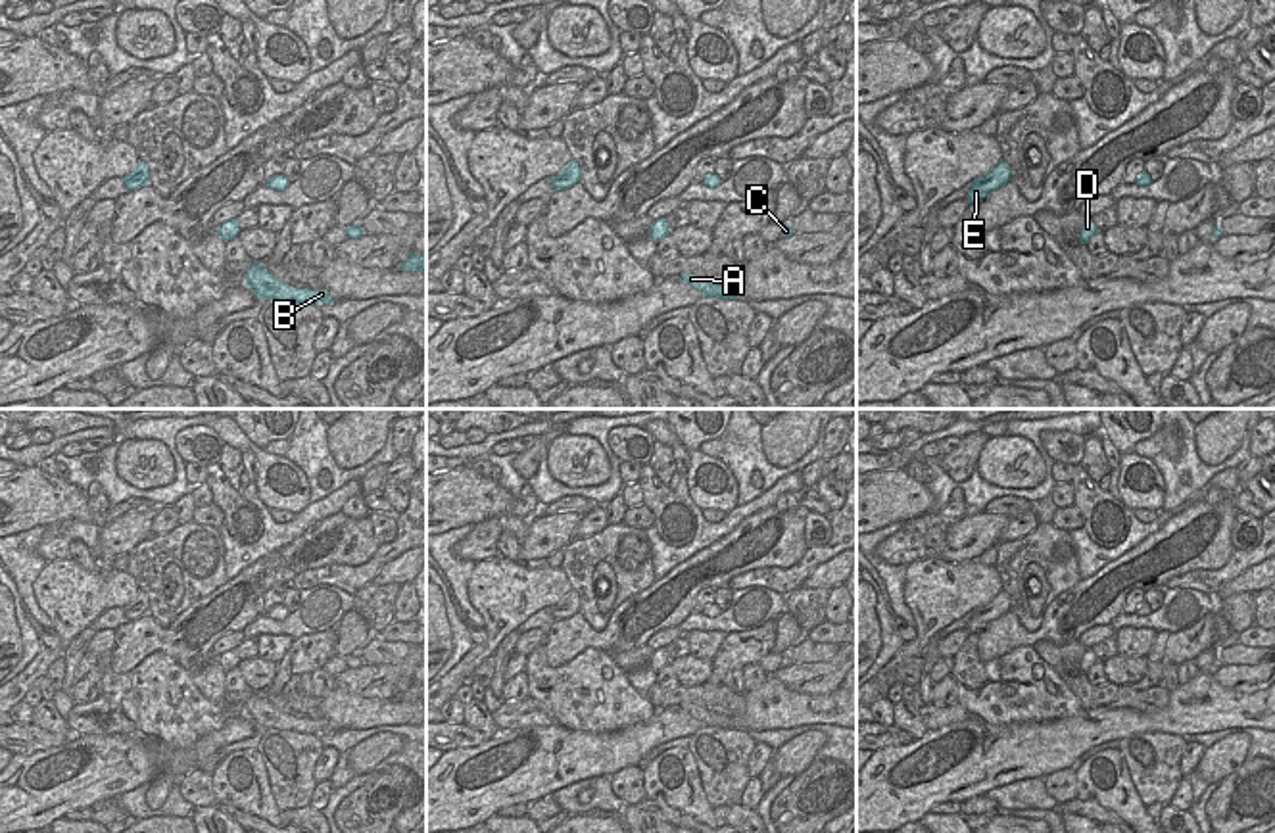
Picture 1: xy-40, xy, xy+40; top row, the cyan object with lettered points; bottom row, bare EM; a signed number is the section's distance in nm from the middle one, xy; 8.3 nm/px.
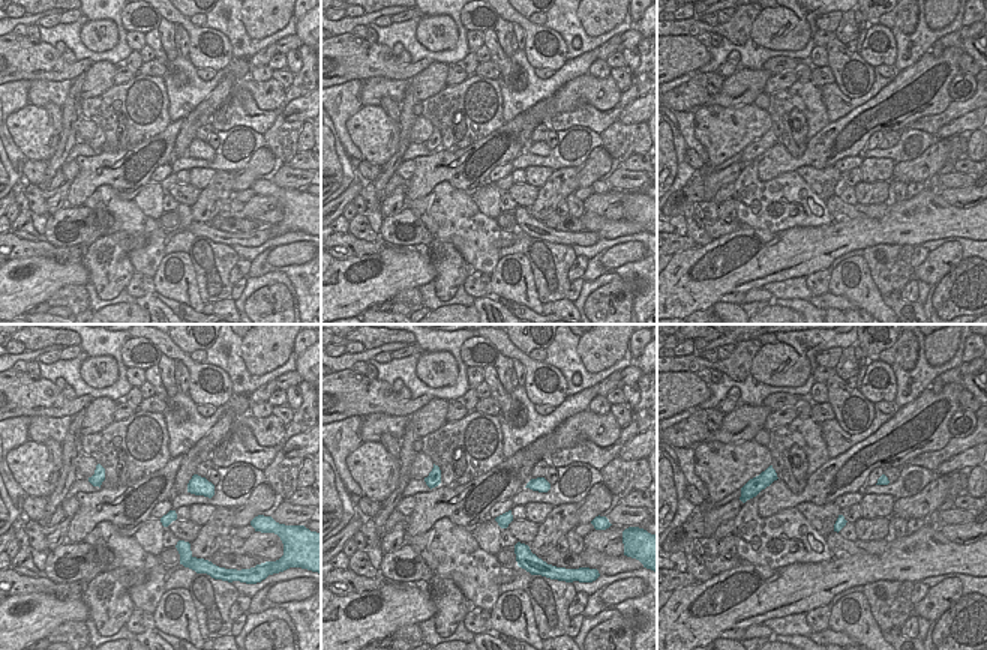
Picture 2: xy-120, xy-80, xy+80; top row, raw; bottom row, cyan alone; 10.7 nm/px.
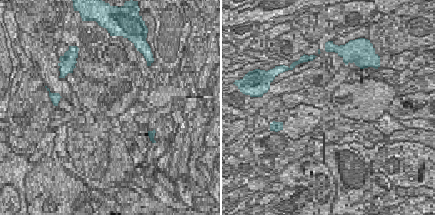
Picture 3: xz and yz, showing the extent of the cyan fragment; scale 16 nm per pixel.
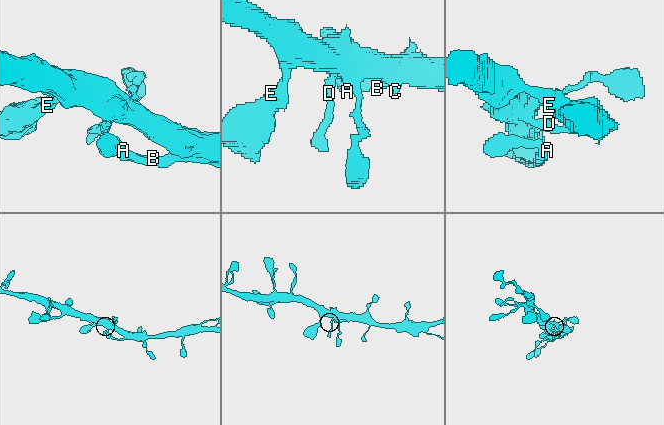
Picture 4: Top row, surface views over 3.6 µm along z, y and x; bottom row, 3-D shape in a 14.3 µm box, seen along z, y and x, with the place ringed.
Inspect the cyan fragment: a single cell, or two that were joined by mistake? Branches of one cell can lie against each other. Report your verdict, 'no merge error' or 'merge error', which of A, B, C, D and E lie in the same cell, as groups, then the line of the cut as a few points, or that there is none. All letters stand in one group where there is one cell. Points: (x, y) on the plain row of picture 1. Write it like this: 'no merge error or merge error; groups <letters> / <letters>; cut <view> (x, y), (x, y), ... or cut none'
no merge error; groups A B C D E; cut none

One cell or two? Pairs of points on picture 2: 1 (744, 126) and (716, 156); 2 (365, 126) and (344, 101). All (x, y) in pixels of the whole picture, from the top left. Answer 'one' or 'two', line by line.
1: one
2: two

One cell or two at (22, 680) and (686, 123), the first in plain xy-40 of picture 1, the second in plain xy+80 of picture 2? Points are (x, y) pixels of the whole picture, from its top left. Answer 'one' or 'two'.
two

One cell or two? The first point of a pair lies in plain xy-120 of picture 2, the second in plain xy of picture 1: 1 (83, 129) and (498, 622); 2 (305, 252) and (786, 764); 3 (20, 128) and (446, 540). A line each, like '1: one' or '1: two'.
1: one
2: one
3: two

